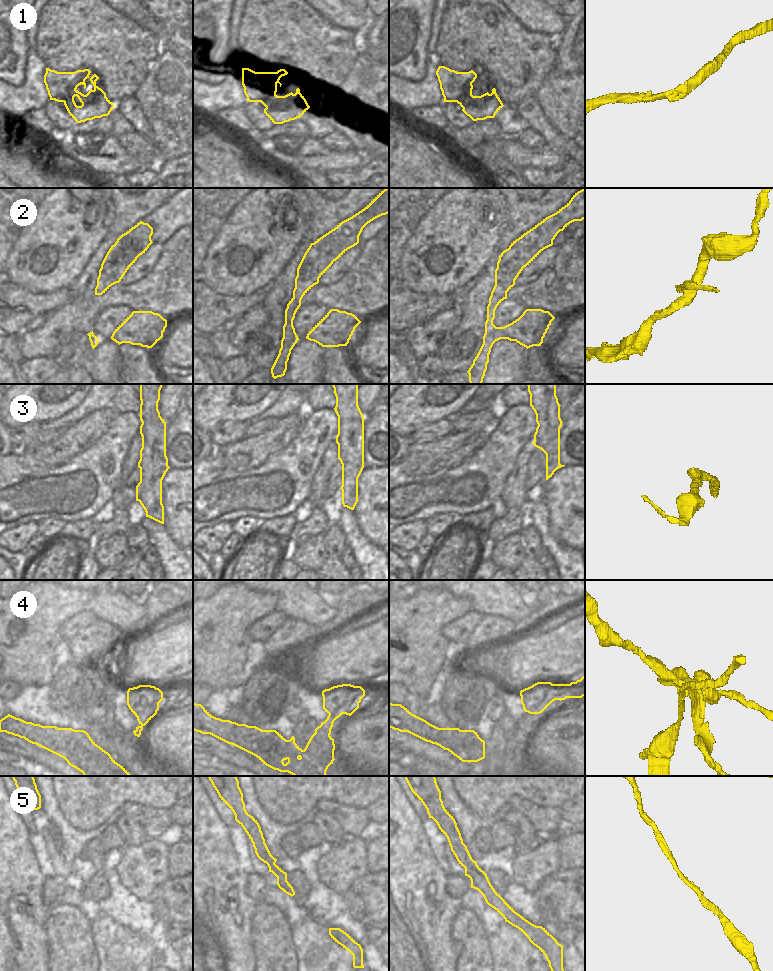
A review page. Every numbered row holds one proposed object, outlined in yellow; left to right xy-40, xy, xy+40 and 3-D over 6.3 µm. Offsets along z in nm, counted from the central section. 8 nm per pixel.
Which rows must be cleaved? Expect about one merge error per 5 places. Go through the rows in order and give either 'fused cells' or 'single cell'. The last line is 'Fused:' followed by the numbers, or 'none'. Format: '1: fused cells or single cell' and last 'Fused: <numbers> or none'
1: single cell
2: single cell
3: single cell
4: fused cells
5: single cell
Fused: 4

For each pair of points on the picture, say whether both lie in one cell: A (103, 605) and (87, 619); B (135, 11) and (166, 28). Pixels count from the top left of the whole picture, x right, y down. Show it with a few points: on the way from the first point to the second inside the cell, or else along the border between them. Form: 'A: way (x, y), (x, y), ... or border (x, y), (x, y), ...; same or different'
A: border (87, 609), (97, 617); different
B: way (143, 18), (158, 28); same

